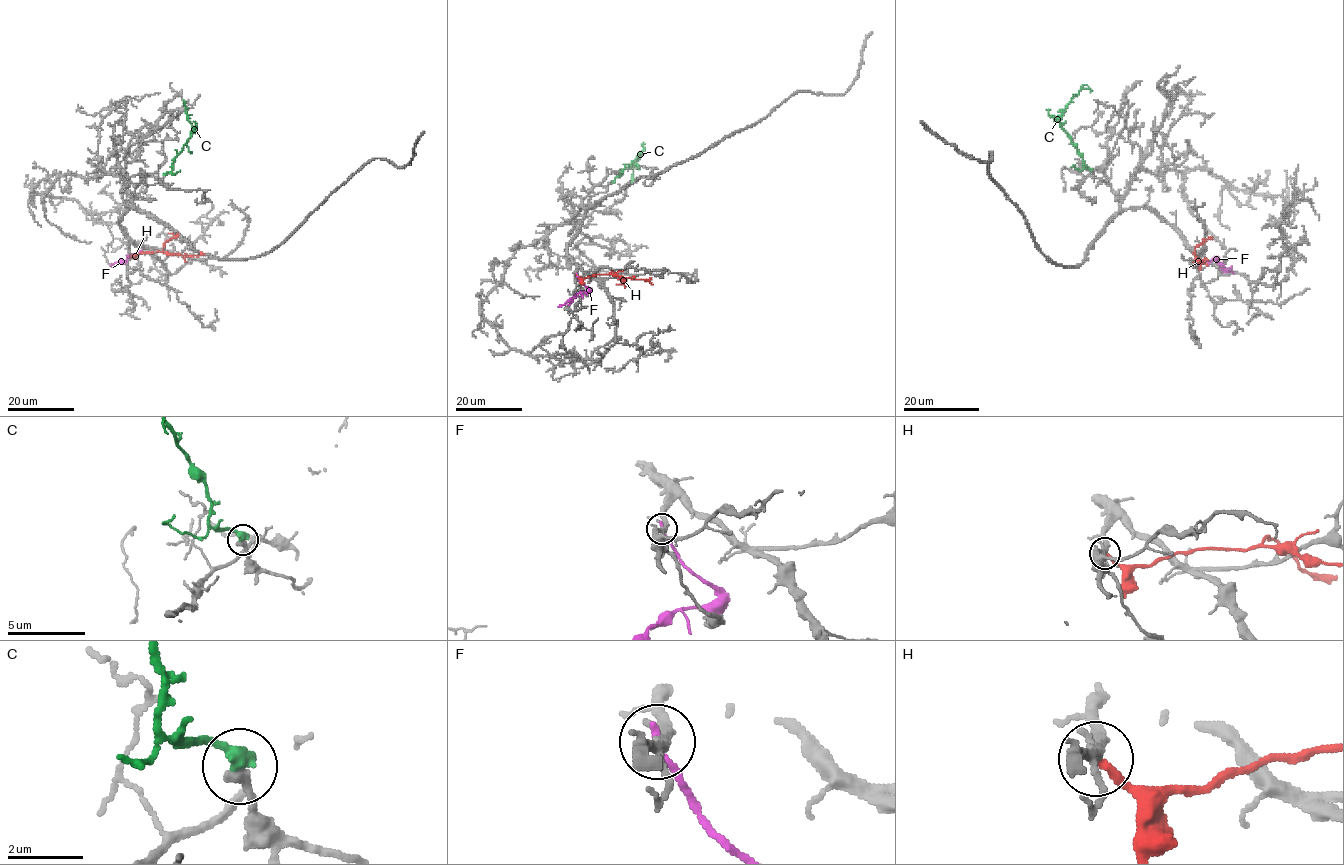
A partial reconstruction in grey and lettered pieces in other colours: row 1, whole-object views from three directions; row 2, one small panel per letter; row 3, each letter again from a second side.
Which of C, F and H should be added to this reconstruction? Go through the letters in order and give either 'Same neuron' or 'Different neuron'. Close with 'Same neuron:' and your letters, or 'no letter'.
C: Same neuron
F: Different neuron
H: Different neuron
Same neuron: C

